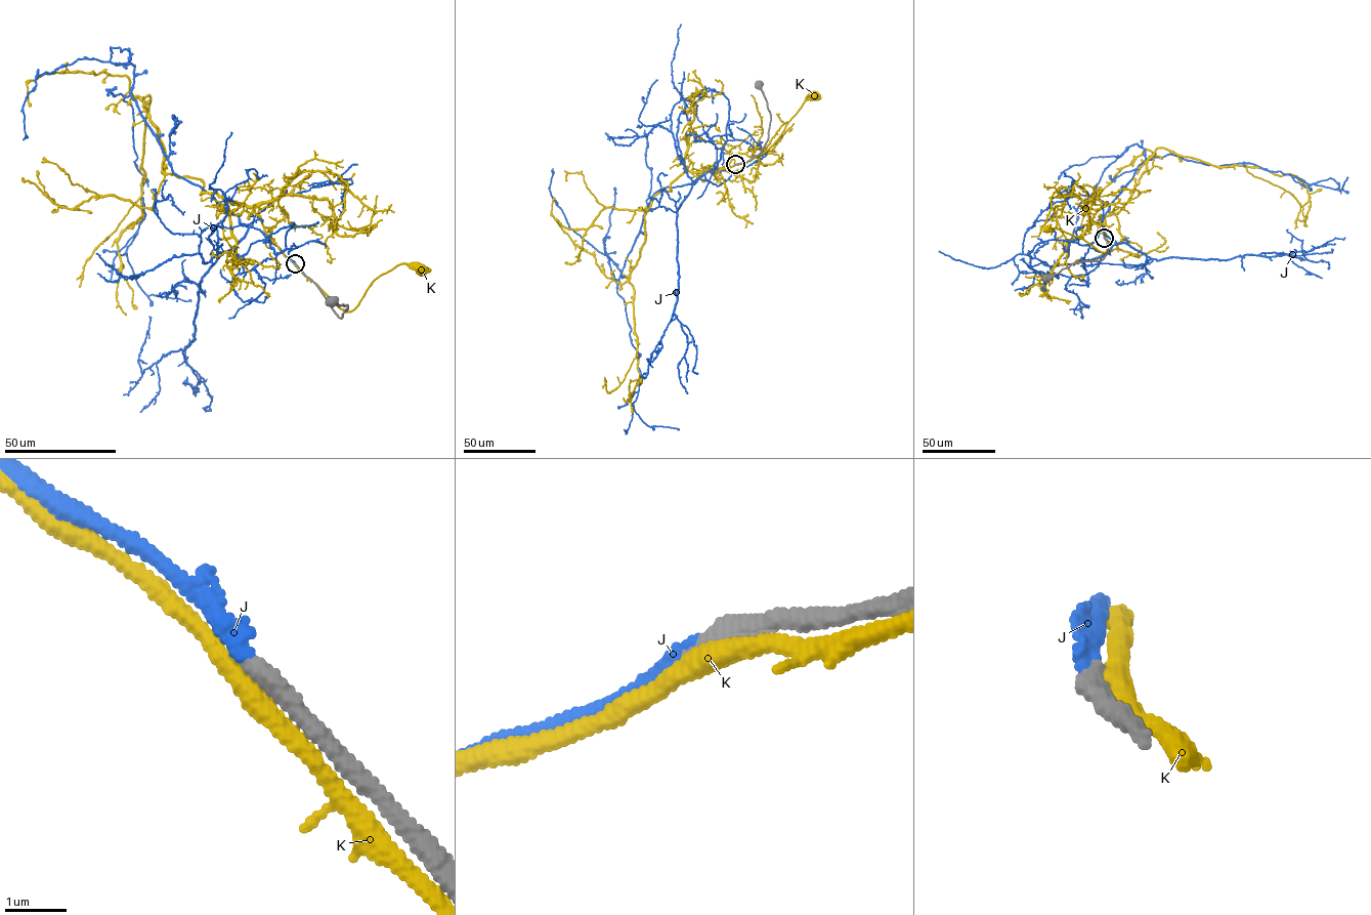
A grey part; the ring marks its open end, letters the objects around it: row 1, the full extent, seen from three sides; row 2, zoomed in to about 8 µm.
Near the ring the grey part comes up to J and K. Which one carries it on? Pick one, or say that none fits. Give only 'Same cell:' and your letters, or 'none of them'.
Same cell: J

